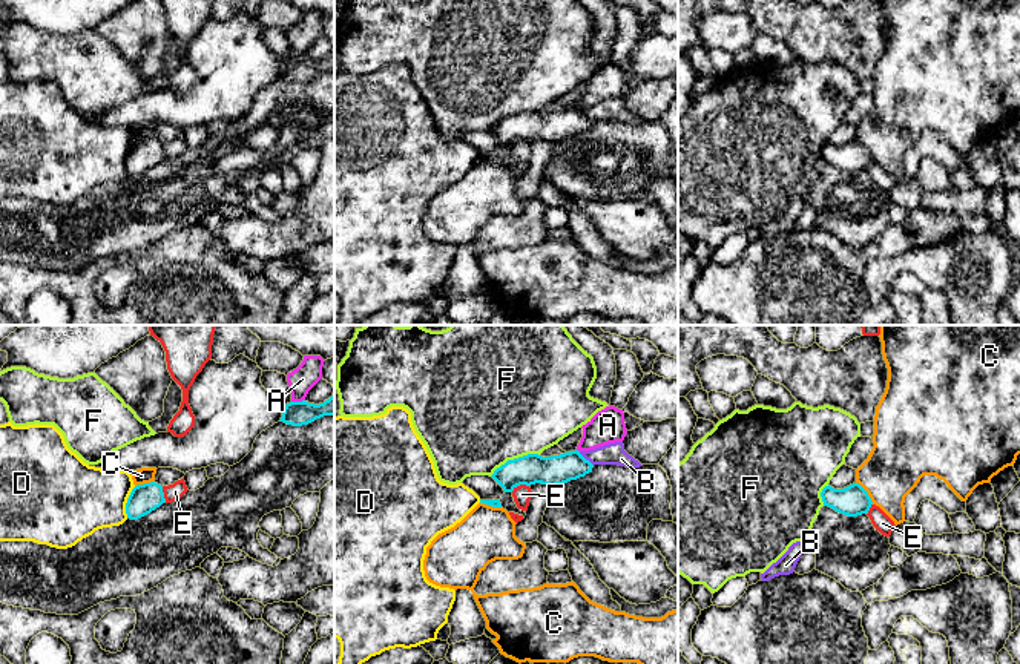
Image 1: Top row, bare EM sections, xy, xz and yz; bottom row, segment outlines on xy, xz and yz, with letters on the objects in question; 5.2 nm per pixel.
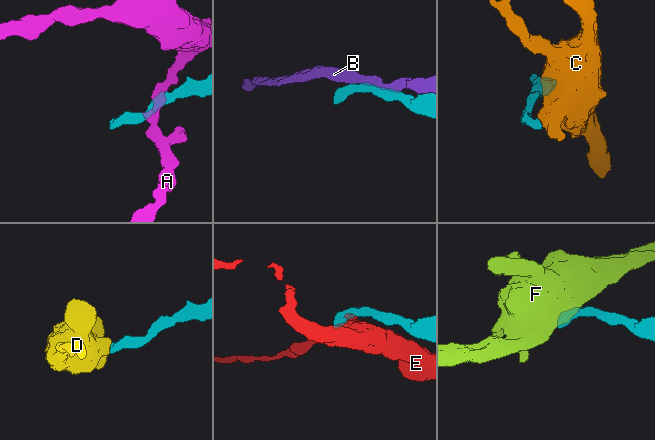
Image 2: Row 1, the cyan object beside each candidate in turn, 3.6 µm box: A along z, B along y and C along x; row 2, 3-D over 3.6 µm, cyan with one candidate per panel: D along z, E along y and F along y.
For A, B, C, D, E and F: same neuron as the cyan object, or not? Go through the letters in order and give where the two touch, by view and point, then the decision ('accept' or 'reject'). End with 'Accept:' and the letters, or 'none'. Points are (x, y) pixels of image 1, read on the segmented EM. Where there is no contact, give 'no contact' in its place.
A: contact xy (298, 402); reject
B: contact xz (585, 459); reject
C: contact yz (867, 493); reject
D: contact xy (128, 502); reject
E: contact xz (519, 485); reject
F: contact xz (514, 459); reject
Accept: none

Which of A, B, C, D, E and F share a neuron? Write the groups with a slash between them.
A / B / C / D / E / F

